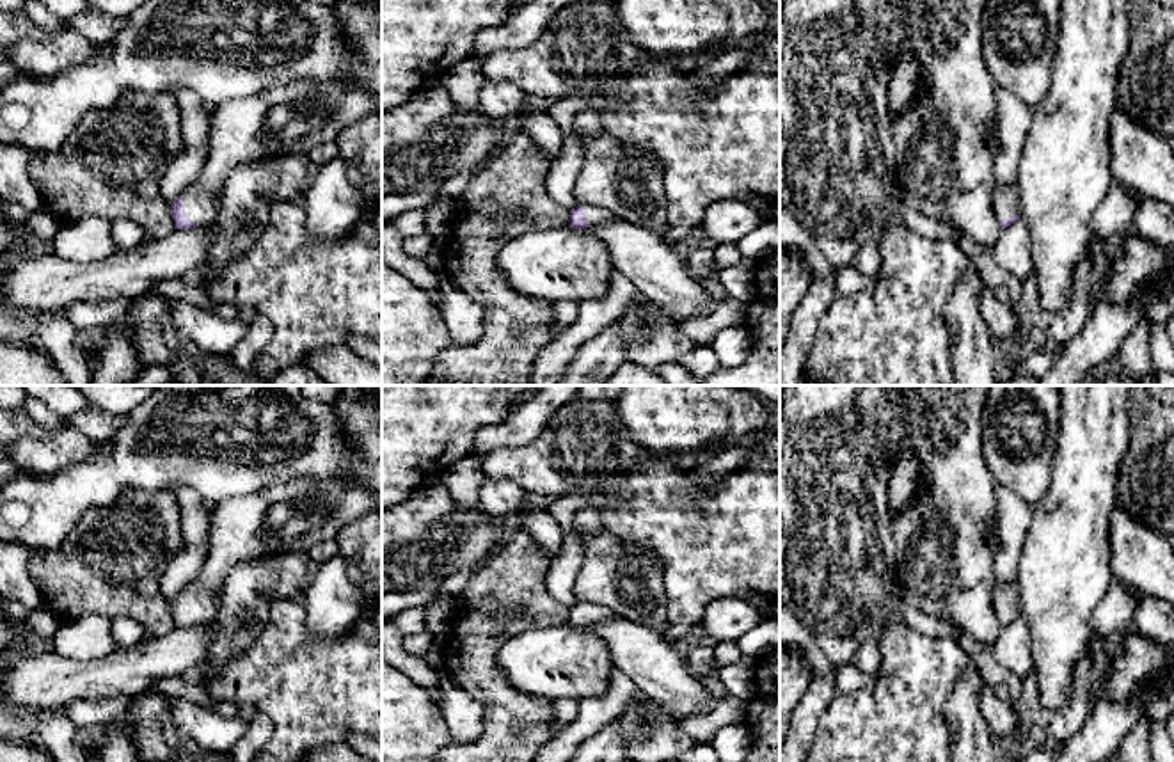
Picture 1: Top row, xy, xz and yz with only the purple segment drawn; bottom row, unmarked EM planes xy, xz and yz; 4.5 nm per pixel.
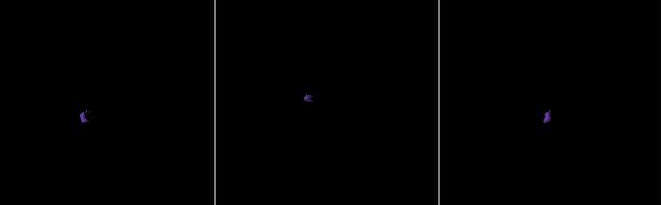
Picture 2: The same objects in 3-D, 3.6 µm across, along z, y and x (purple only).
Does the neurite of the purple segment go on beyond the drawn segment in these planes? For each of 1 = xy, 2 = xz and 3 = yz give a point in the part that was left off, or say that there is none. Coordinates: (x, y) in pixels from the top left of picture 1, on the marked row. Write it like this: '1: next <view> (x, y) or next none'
1: next xy (293, 118)
2: next xz (595, 215)
3: next yz (1006, 203)

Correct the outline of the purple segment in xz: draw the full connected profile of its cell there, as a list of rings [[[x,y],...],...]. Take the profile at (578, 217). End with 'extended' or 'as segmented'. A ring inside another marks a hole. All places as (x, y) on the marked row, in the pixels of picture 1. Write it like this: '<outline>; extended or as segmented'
[[[577,204],[575,208],[570,210],[568,226],[574,229],[588,229],[590,226],[599,226],[611,218],[615,218],[615,215],[606,208]]]; extended

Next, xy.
[[[337,80],[272,83],[256,96],[217,105],[201,174],[171,206],[174,229],[201,227],[215,217],[224,181],[236,165],[265,156],[307,155],[316,146],[336,142],[346,126],[371,112],[371,96],[362,89],[346,89]]]; extended

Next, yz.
[[[1016,183],[1002,187],[995,192],[993,210],[1002,229],[1011,227],[1021,218],[1021,206]]]; extended

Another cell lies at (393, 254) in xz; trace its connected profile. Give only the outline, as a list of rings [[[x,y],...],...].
[[[391,222],[382,224],[382,261],[409,275],[424,291],[437,288],[439,277],[423,261],[405,254],[403,238]]]

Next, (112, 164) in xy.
[[[126,91],[112,108],[83,115],[55,153],[32,155],[28,174],[44,208],[60,222],[99,217],[112,224],[128,218],[137,222],[147,238],[158,240],[174,231],[160,183],[181,151],[181,112],[176,96]]]

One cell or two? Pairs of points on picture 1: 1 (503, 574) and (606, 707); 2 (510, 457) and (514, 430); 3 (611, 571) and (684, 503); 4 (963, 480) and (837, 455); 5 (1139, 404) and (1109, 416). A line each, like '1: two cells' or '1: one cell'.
1: two cells
2: two cells
3: two cells
4: two cells
5: two cells

